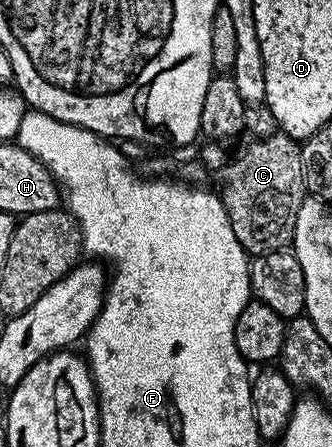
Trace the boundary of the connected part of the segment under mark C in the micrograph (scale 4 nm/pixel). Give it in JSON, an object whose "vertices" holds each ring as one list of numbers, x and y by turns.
{"vertices":[[281,133,249,142,222,167,222,192,220,191,222,210,230,222,230,231,236,233,238,246,243,247,251,256,285,251,294,241,296,213,300,213,300,205,308,198,302,149,299,140]]}

